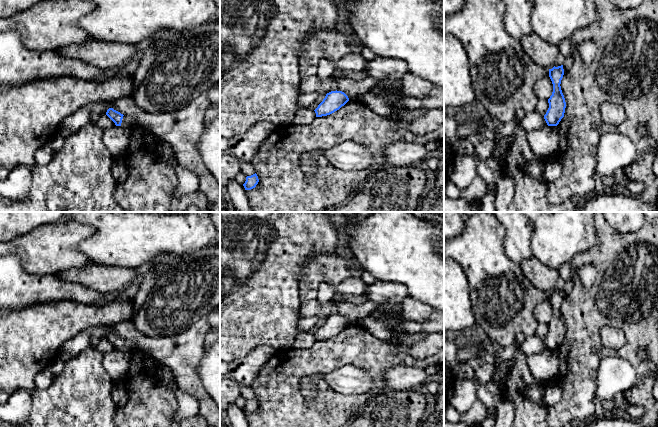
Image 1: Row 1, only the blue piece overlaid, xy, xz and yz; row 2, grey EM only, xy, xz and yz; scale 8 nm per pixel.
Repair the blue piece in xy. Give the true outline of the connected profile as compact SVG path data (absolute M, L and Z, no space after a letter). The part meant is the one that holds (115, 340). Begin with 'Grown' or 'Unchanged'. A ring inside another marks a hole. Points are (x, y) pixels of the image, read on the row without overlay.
Grown. M109 332L106 339L115 347L116 350L122 350L128 353L139 352L138 346L133 340L123 339L113 332Z

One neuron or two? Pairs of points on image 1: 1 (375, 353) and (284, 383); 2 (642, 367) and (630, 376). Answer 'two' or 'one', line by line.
1: one
2: two

